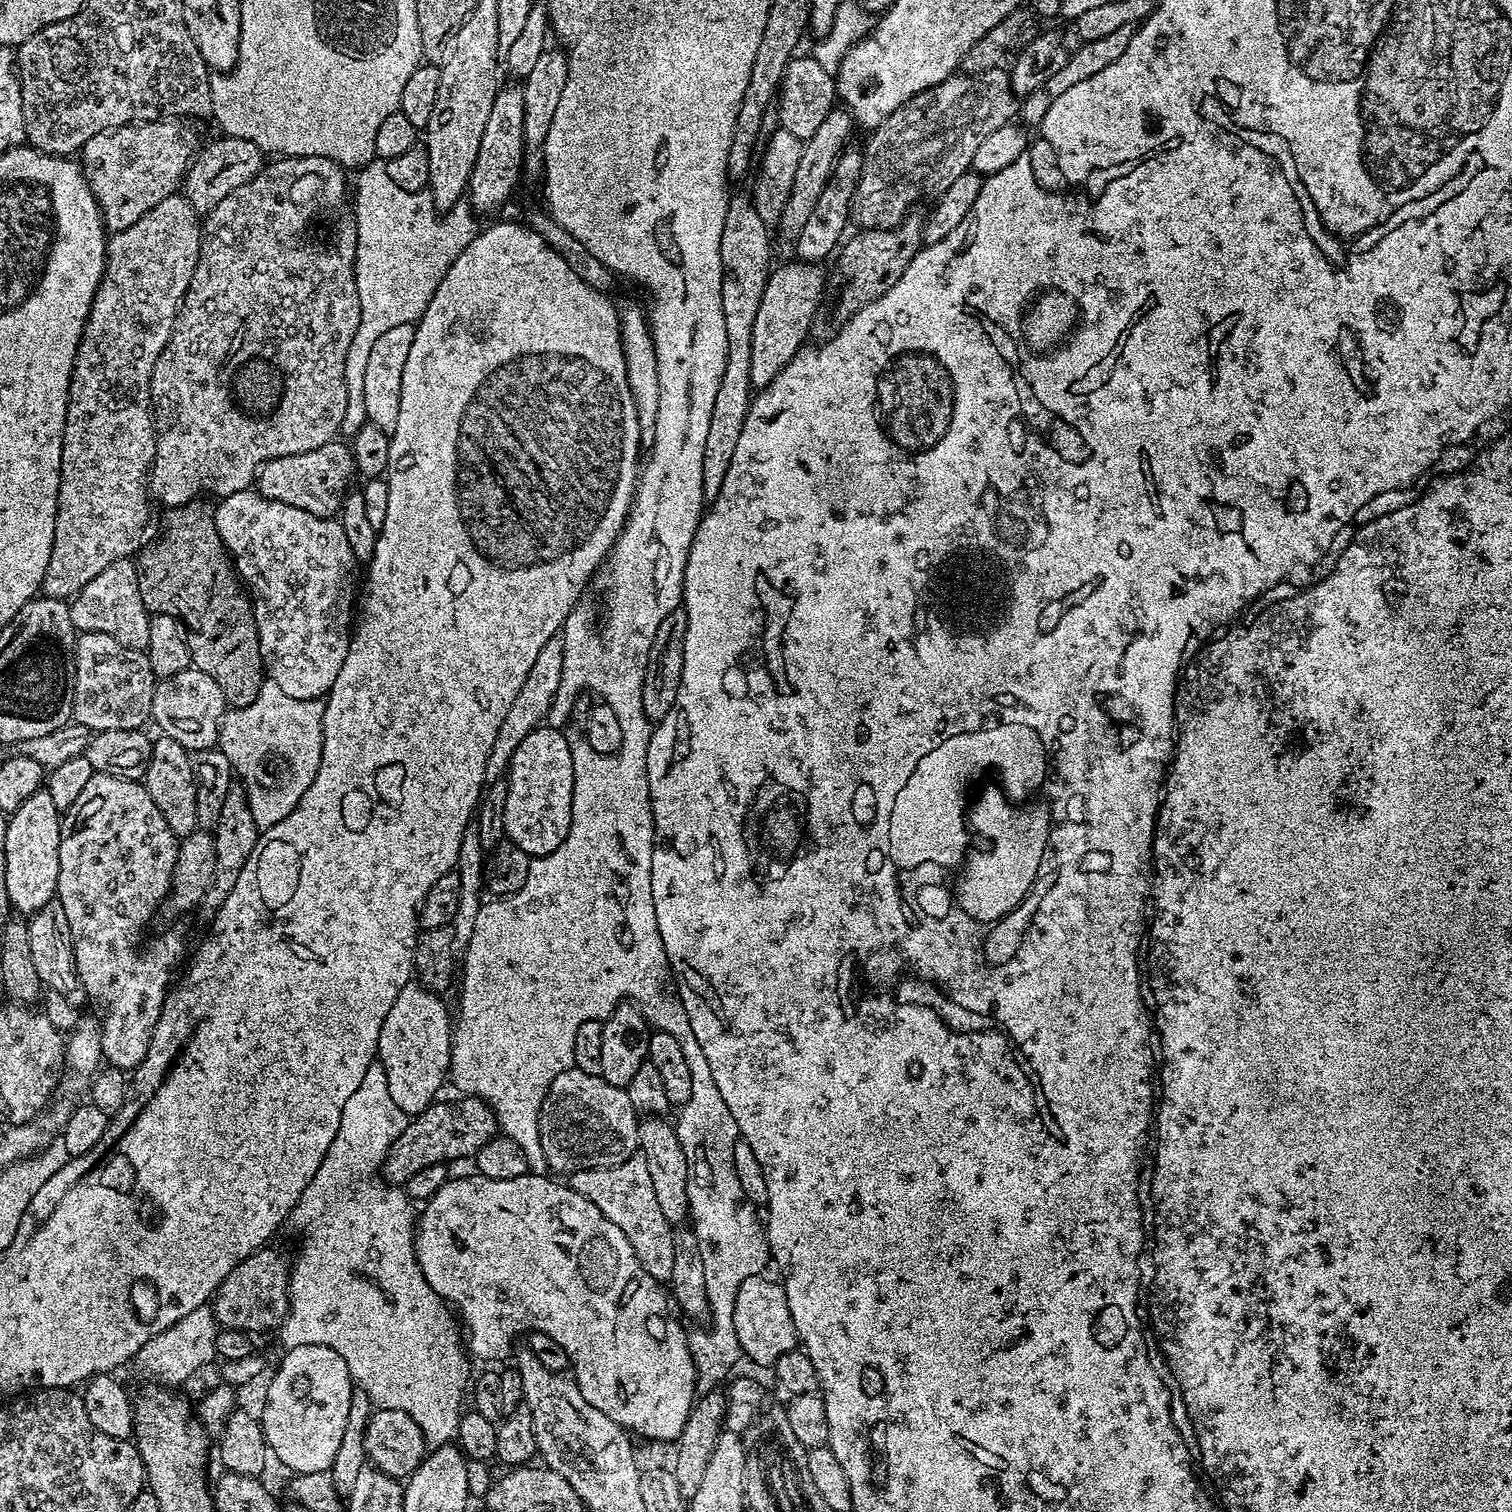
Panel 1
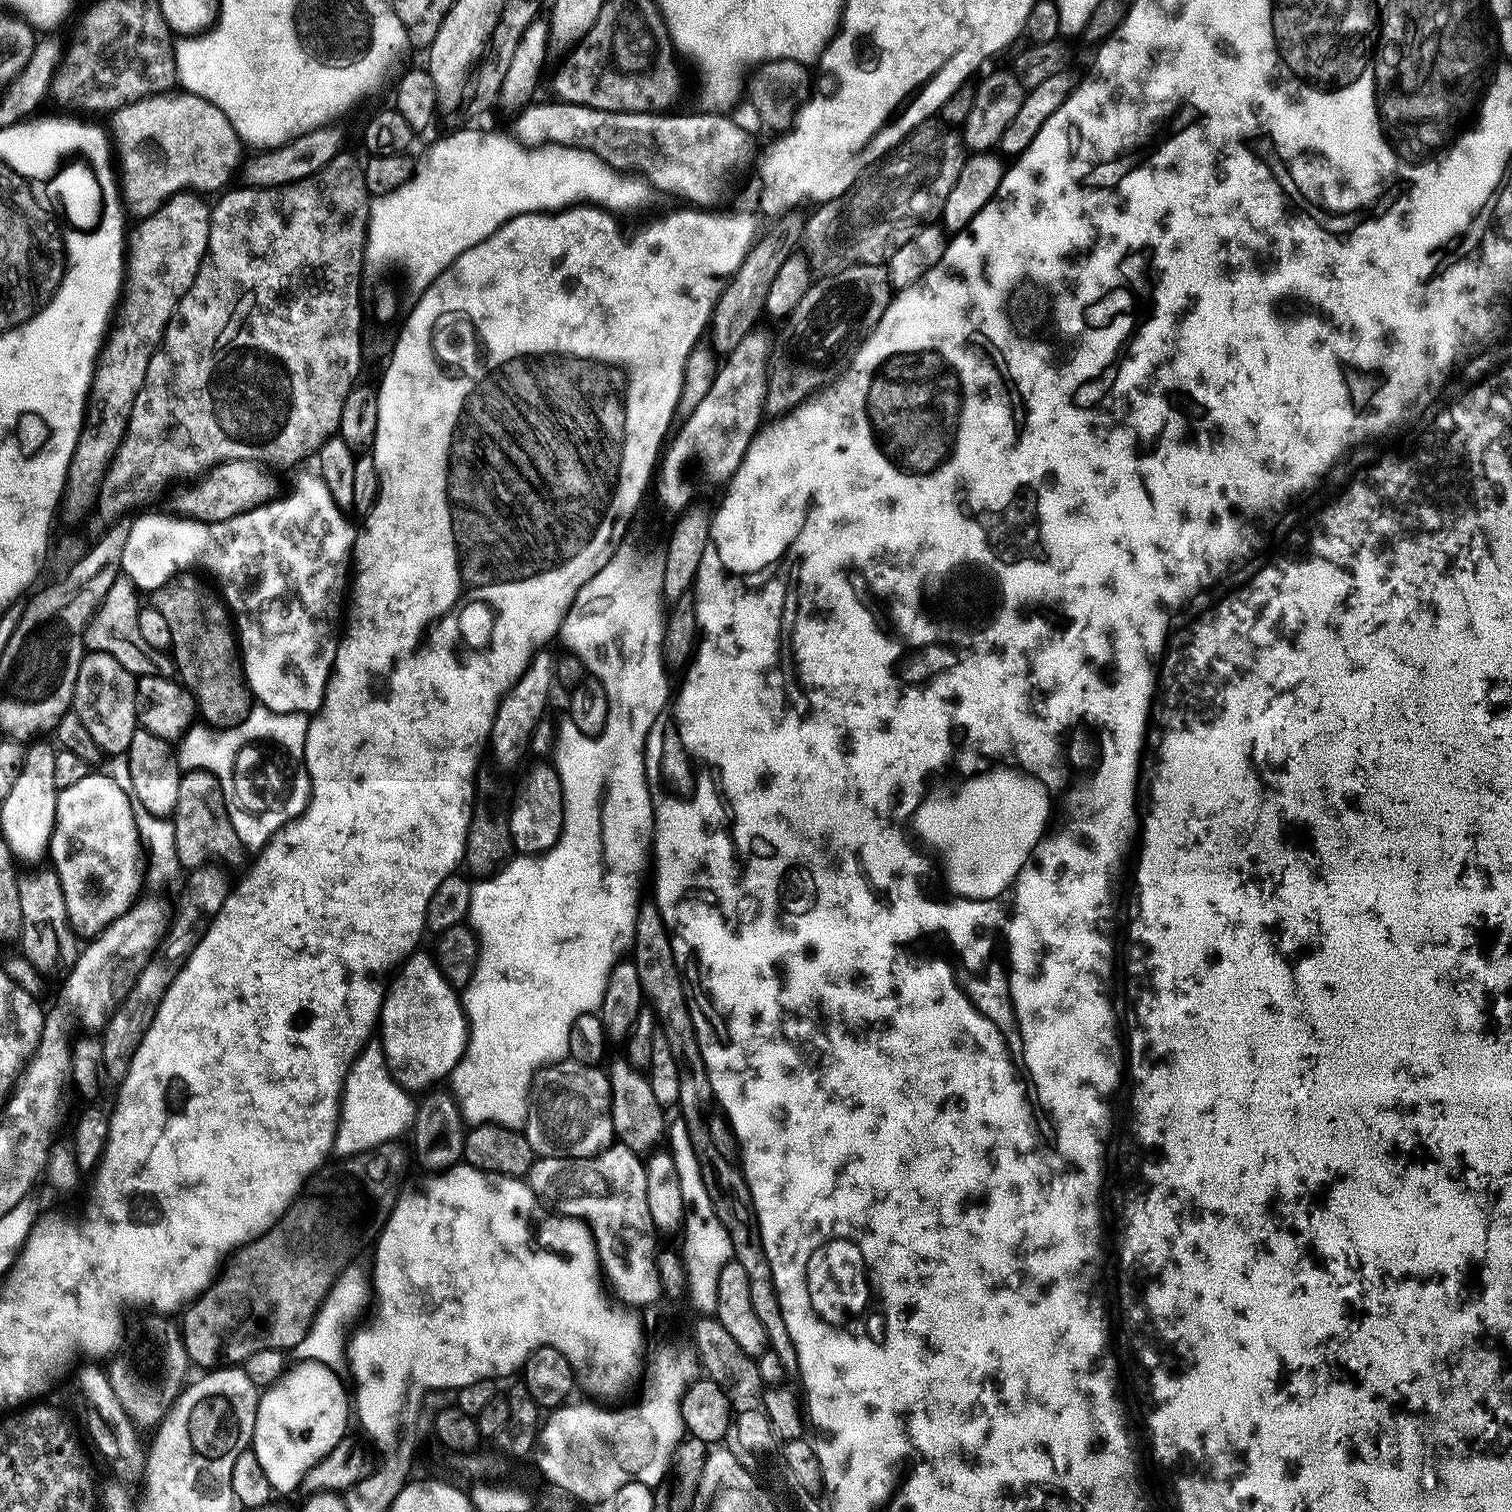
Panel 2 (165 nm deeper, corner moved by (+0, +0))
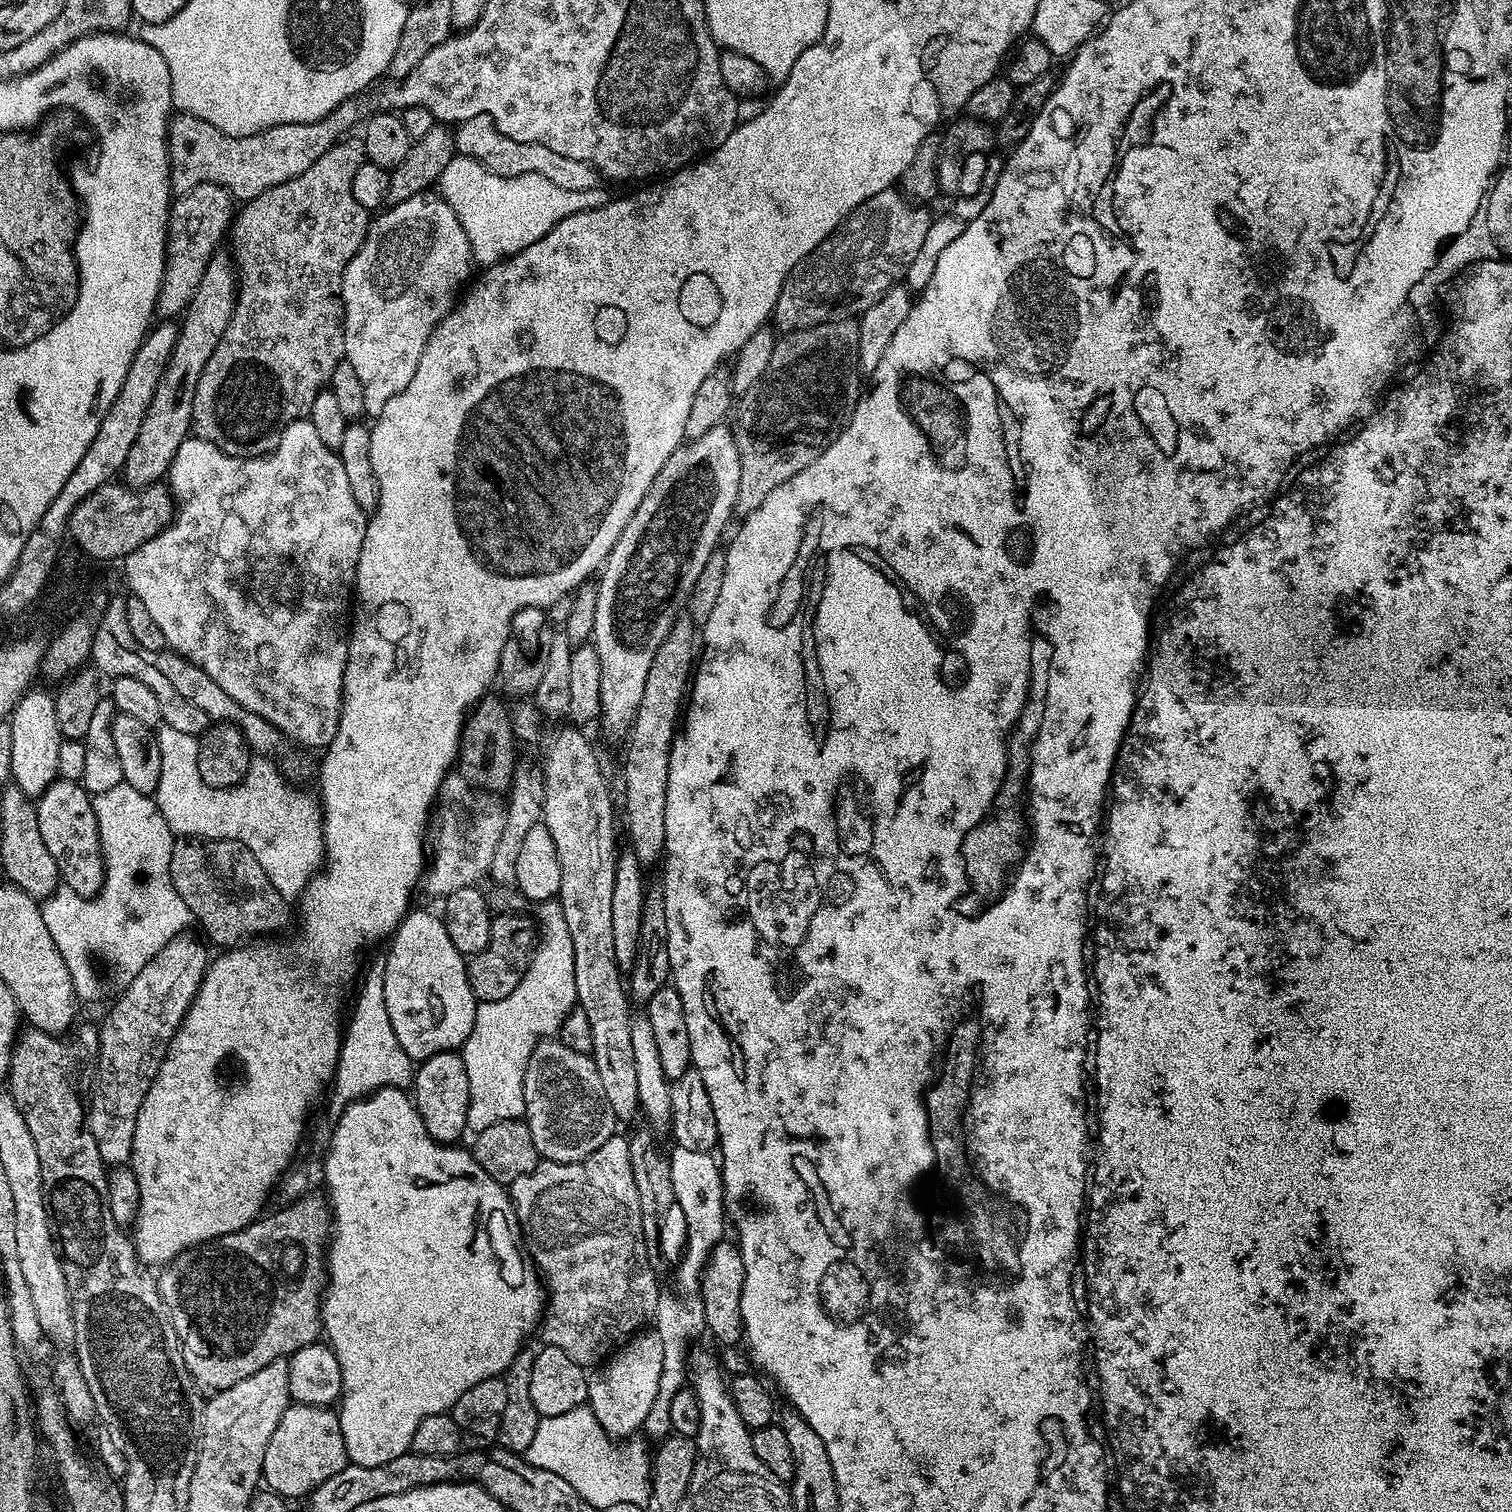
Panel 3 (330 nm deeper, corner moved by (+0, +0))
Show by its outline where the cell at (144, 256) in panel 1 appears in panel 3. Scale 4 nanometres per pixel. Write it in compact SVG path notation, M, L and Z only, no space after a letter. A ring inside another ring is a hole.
M199 184L189 192L177 195L172 207L168 209L168 246L164 257L164 277L160 293L156 299L156 312L164 318L176 318L188 307L198 290L198 282L202 282L202 274L206 274L206 266L210 258L221 247L220 239L225 239L234 219L234 201L229 192L222 186Z

